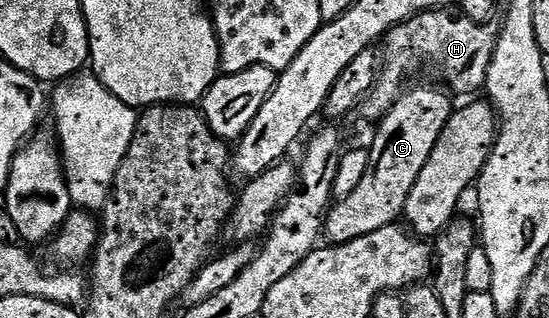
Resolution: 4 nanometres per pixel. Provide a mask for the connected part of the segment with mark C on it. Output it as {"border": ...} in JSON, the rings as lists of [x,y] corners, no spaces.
{"border":[[[413,88],[410,92],[408,89],[399,97],[396,106],[376,125],[377,137],[373,140],[373,146],[368,149],[369,168],[360,179],[359,186],[355,187],[347,197],[336,201],[325,214],[323,236],[330,245],[355,242],[355,238],[375,234],[375,230],[383,230],[383,226],[396,224],[404,217],[411,186],[415,186],[415,178],[419,178],[423,166],[427,166],[427,158],[431,158],[435,142],[439,142],[439,134],[443,134],[443,126],[455,111],[454,97],[448,91],[437,88]]]}

